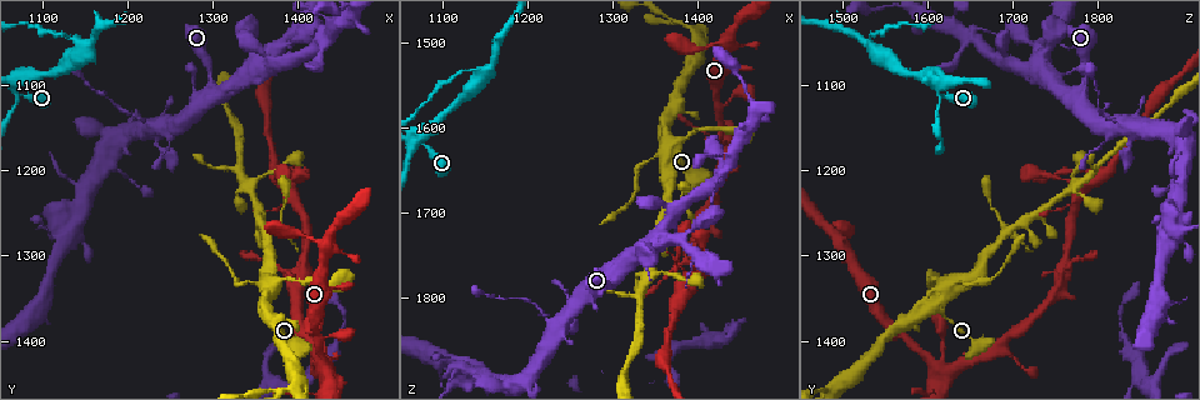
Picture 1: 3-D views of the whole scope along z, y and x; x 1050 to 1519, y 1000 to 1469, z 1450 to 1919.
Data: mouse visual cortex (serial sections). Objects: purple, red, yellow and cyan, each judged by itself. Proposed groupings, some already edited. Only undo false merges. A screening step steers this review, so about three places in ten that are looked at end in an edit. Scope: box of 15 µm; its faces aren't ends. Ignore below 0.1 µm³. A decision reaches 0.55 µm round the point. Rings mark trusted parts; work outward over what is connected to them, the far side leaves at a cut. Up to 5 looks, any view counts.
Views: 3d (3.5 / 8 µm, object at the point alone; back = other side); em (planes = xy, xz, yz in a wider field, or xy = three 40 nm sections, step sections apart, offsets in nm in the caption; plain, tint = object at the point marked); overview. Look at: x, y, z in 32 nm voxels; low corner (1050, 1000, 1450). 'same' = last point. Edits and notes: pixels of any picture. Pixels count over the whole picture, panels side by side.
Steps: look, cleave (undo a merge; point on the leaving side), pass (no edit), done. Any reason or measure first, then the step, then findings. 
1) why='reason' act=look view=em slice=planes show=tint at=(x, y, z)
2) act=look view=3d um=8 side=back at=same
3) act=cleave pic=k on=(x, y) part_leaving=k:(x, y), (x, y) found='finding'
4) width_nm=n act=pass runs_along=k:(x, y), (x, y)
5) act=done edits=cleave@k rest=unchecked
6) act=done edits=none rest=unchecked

why='thick turns thin' act=look view=3d um=8 at=(1295, 1070, 1785)

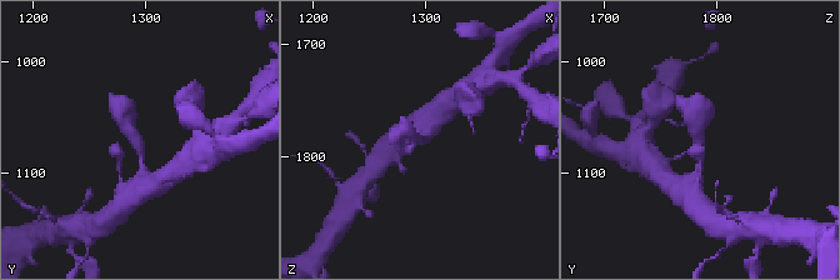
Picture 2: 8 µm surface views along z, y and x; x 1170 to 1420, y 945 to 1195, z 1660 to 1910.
why='shape alone is not enough' act=look view=em slice=xy step=1 show=tint at=(1294, 1072, 1784)

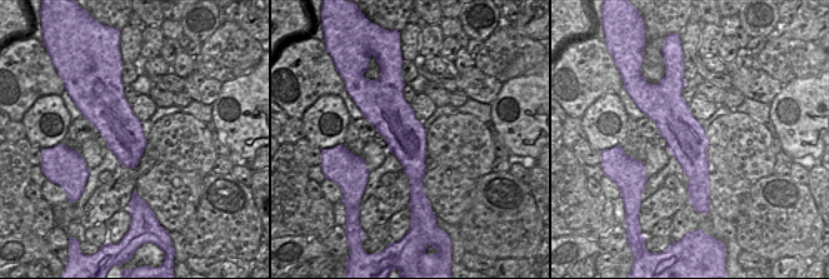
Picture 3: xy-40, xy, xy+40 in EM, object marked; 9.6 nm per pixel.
arm_widths_nm=150,400 act=pass found='one cell here'

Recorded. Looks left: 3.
why='sudden change in width' act=look view=3d um=3.5 side=back at=(1340, 1330, 1635)

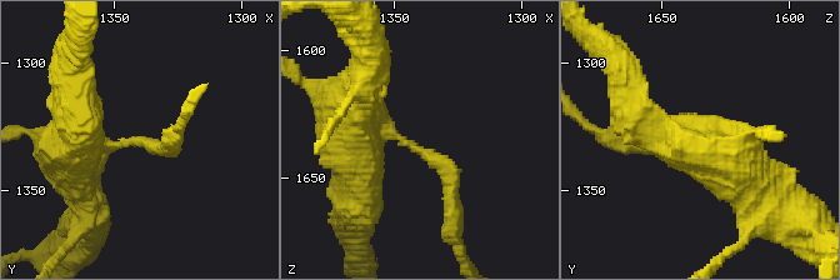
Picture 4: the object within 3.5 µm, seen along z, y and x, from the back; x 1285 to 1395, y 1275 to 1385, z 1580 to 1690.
act=look view=em slice=xy step=2 show=tint at=(1344, 1331, 1637)

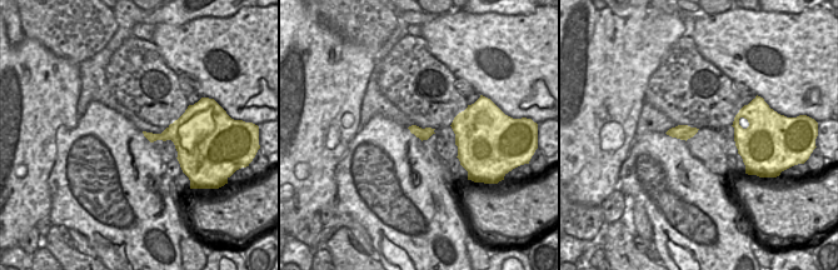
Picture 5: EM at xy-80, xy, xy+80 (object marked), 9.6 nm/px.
act=look view=em slice=planes show=tint at=same

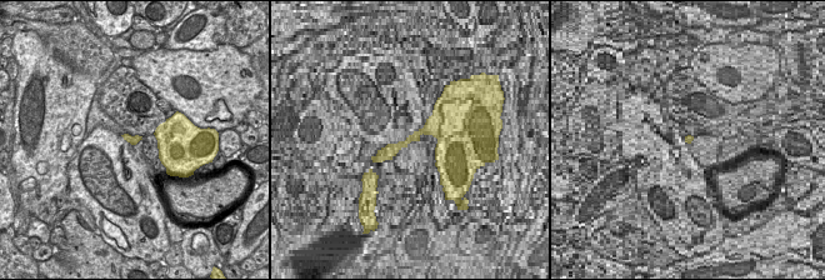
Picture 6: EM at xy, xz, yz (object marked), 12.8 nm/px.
width_nm=120 act=cleave pic=4 on=(433, 161) part_leaving=4:(400, 138), (450, 173), (454, 230) found='a second cell is stuck on'

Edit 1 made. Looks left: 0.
act=done edits=cleave@4 rest=unchecked

